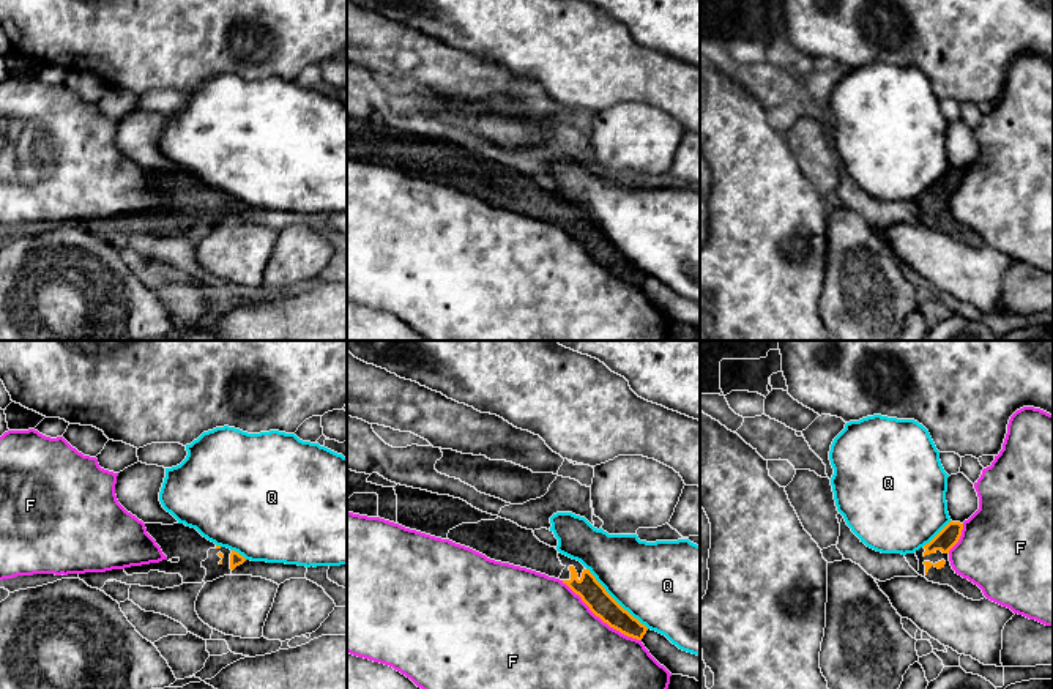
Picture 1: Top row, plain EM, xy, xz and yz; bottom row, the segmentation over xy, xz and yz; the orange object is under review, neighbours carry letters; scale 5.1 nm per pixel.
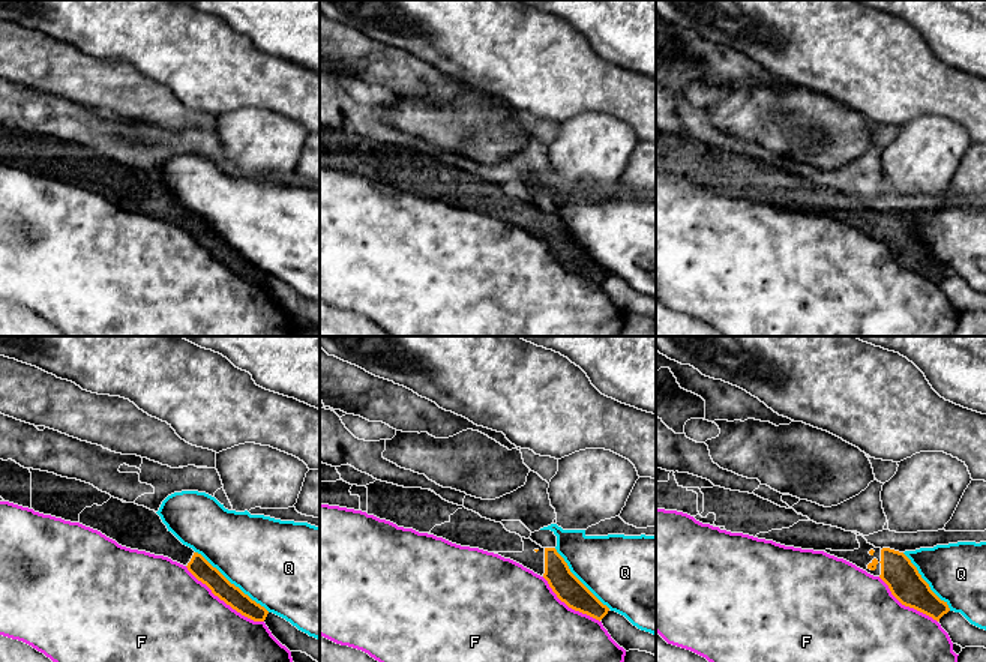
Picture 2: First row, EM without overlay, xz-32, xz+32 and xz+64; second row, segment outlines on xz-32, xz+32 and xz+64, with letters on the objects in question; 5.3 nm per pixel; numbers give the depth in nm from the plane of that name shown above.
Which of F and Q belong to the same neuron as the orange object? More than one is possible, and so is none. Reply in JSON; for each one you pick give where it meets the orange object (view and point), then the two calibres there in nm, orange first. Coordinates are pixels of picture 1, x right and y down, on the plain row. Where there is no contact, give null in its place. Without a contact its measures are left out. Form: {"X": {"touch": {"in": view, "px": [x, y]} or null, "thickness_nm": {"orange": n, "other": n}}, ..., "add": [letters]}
{"add": []}

